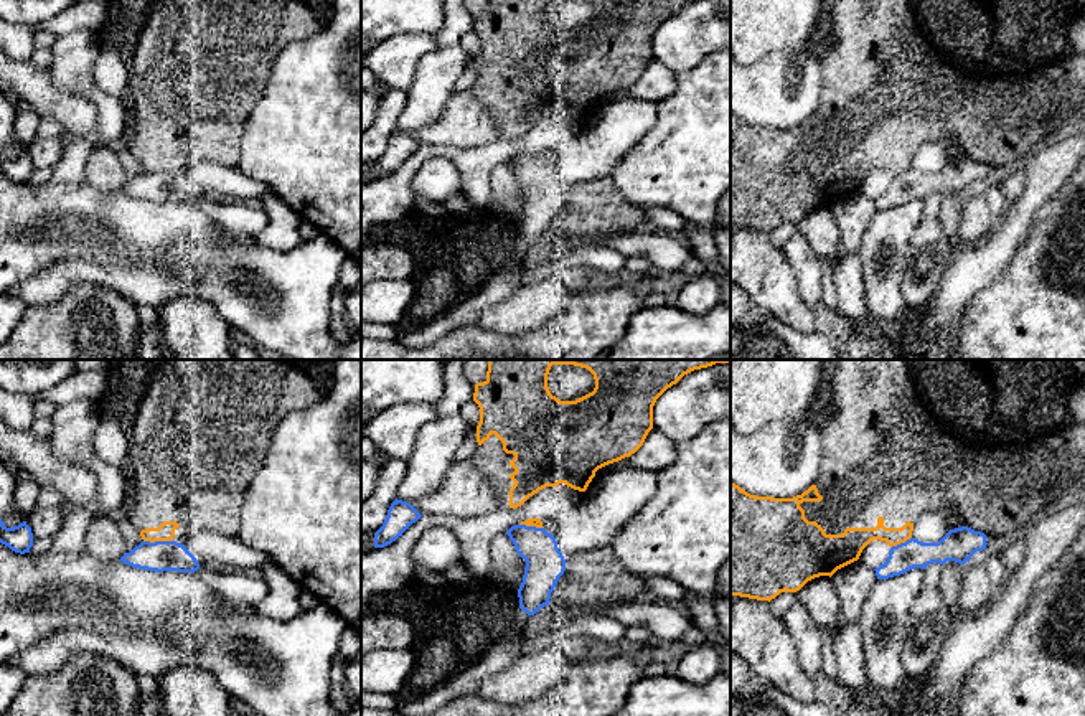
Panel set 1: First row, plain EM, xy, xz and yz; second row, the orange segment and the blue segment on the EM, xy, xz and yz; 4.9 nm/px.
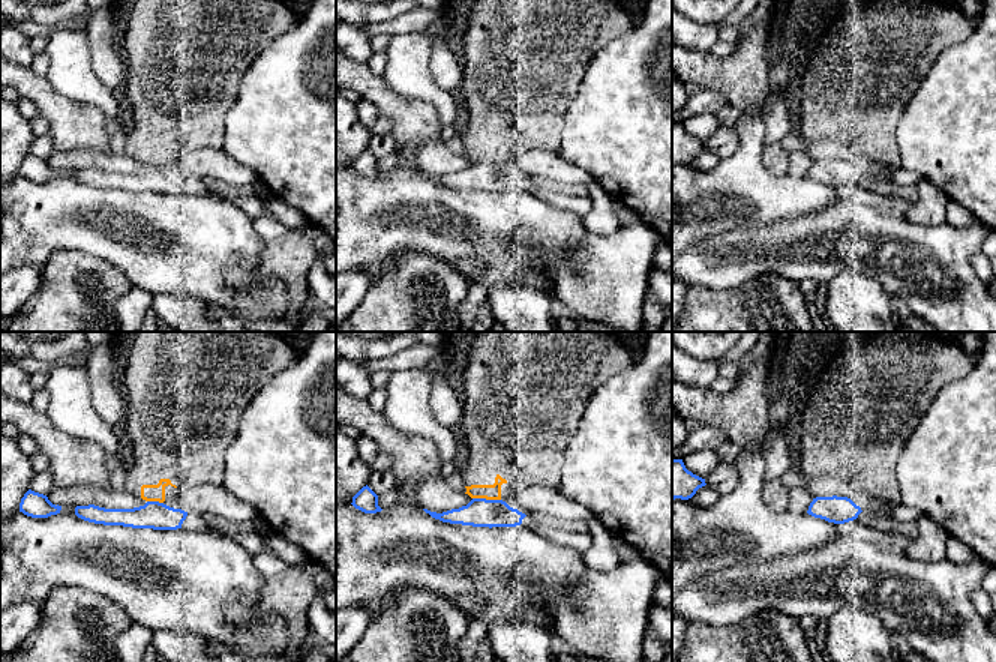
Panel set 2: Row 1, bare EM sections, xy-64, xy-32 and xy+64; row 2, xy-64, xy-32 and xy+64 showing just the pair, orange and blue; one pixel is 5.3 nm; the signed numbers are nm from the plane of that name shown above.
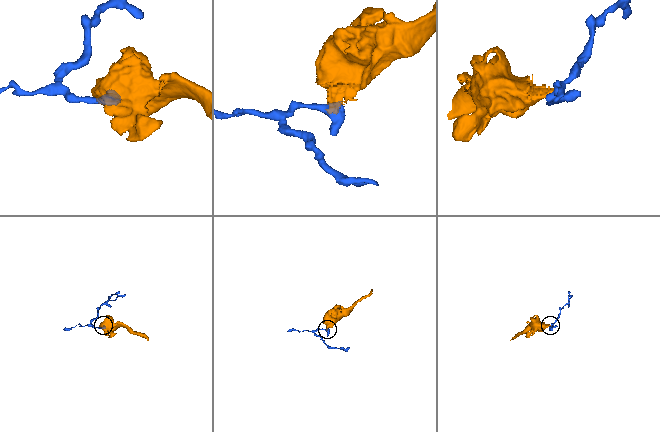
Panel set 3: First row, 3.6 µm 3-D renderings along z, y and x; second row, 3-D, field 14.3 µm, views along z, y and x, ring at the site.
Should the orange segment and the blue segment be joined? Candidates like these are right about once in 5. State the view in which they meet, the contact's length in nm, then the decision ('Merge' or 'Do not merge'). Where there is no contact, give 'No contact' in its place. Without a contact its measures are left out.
Touches orange in xy. Shared border 140 nm. Do not merge

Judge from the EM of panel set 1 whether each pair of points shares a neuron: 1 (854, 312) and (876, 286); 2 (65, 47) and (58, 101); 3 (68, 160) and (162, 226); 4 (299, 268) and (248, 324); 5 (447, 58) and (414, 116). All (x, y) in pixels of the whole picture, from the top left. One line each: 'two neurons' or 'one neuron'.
1: two neurons
2: two neurons
3: one neuron
4: one neuron
5: one neuron

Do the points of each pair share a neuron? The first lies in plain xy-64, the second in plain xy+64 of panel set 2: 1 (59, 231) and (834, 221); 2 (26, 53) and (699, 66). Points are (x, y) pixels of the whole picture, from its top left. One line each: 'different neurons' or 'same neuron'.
1: different neurons
2: different neurons

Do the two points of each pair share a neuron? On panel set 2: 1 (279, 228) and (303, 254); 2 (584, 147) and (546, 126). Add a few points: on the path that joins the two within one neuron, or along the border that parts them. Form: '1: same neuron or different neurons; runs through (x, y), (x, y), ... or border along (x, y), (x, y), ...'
1: different neurons; border along (290, 230), (278, 237), (263, 239)
2: different neurons; border along (572, 101), (564, 114), (558, 150)

